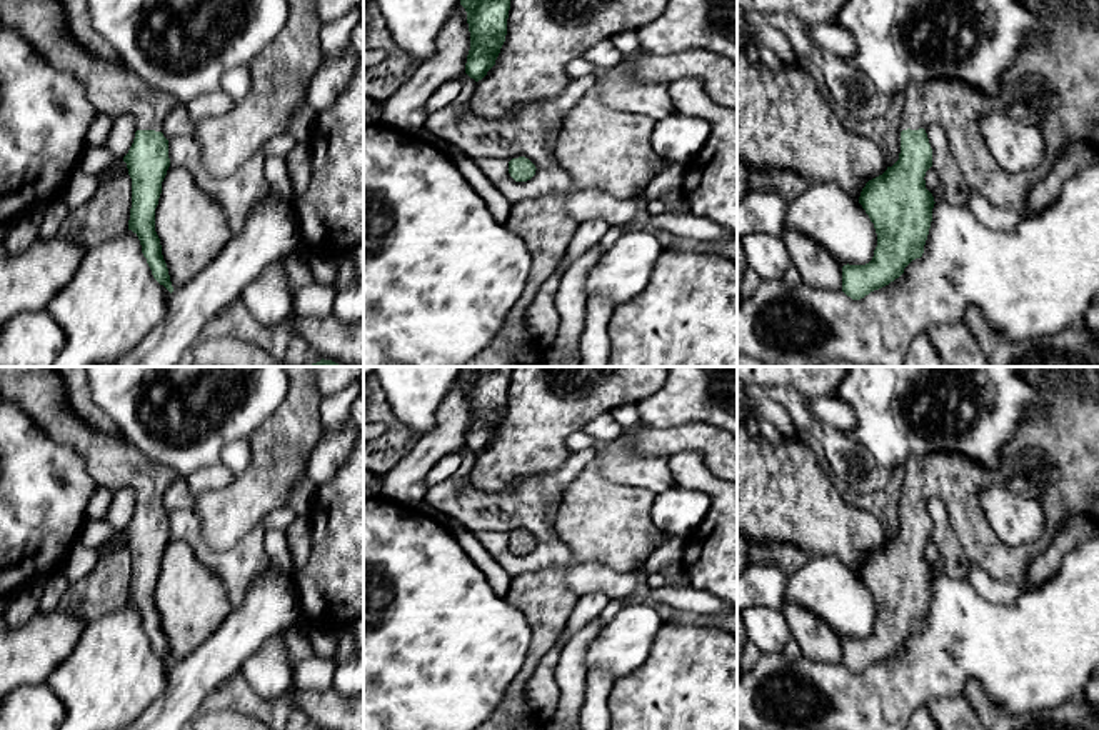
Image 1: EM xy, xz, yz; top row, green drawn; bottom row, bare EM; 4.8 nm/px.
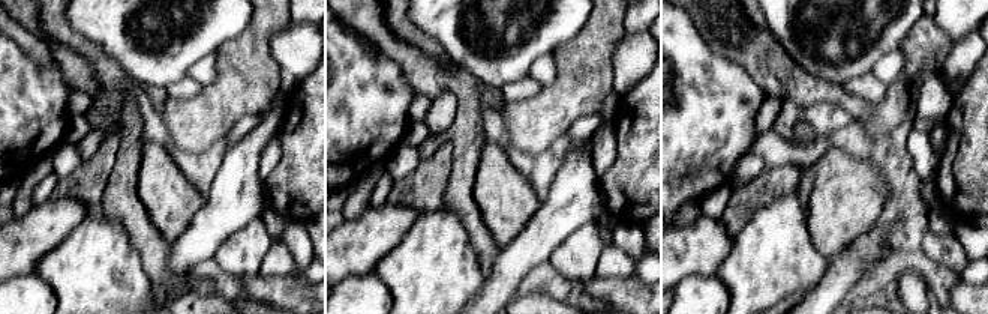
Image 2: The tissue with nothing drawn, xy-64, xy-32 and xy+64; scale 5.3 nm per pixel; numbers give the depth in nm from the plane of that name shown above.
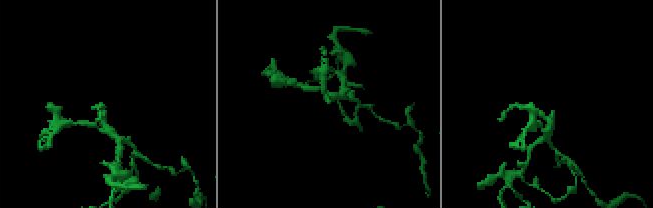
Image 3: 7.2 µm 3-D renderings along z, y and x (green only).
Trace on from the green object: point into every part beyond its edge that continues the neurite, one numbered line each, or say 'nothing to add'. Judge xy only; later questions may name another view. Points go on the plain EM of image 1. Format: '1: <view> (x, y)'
1: xy (112, 462)

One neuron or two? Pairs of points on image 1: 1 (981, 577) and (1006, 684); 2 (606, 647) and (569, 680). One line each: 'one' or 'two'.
1: two
2: two

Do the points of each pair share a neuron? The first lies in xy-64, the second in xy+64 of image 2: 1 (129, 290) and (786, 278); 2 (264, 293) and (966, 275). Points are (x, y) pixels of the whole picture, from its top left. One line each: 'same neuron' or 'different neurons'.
1: same neuron
2: different neurons

